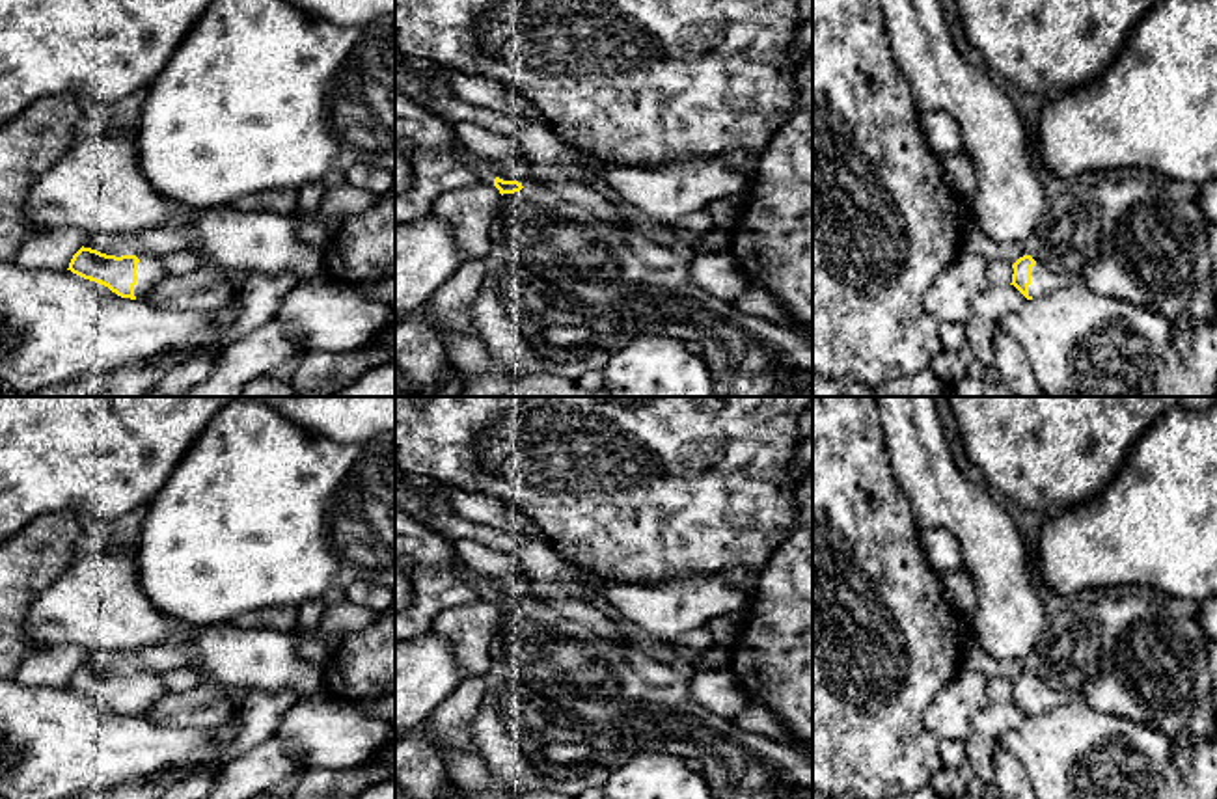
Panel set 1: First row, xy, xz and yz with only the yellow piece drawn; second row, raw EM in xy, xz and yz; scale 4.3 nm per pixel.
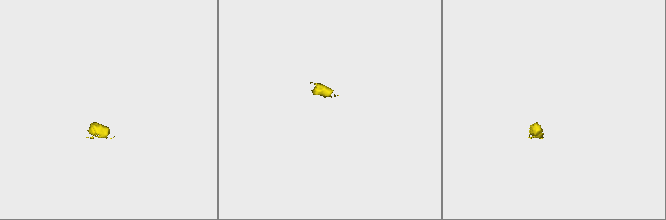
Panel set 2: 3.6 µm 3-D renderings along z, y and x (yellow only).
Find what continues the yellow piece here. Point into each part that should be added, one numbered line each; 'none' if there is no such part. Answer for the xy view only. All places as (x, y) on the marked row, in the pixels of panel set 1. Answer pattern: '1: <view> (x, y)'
1: xy (150, 272)

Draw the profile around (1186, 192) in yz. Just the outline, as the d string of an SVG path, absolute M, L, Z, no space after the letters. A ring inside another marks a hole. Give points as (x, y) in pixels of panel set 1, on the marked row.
M1163 183L1165 192L1178 201L1198 203L1198 186L1189 183Z

